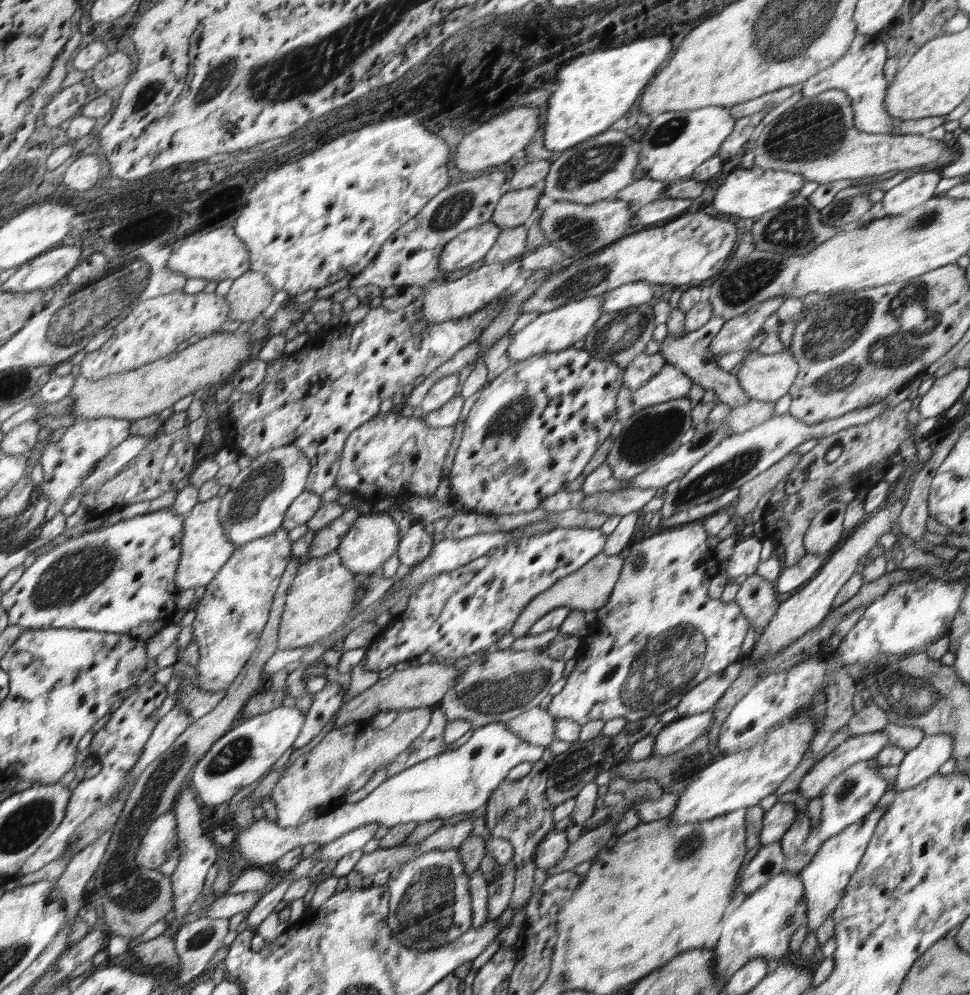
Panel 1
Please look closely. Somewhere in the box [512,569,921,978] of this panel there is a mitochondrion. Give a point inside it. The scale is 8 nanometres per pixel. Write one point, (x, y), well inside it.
(684, 650)

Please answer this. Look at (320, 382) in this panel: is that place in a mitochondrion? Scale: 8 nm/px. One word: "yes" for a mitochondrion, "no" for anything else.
no

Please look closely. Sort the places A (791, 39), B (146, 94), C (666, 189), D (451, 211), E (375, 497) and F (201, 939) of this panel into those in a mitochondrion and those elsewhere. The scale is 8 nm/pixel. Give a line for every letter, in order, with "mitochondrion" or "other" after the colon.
A: mitochondrion
B: mitochondrion
C: other
D: mitochondrion
E: other
F: other

